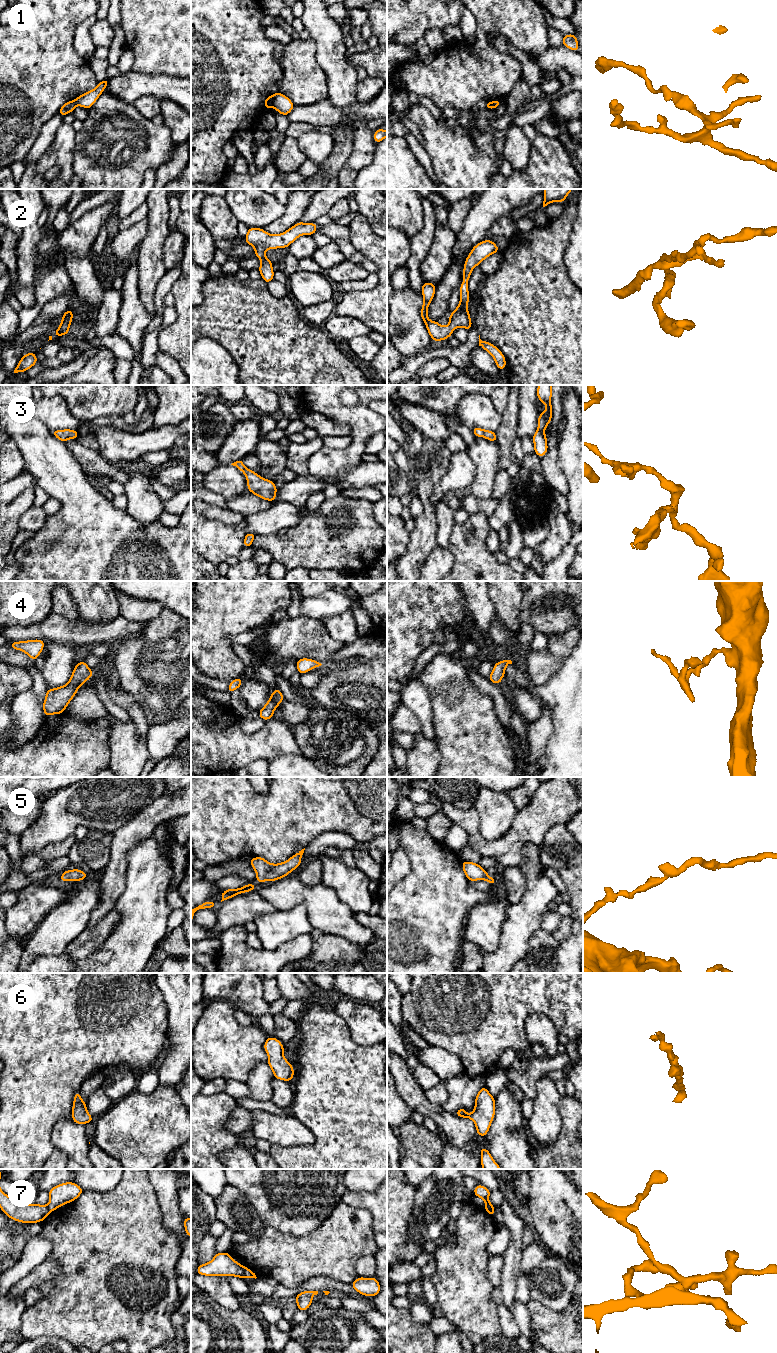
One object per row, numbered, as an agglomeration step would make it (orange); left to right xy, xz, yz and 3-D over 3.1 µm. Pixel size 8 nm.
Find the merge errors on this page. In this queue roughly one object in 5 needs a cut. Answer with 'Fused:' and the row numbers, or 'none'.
Fused: 1, 7

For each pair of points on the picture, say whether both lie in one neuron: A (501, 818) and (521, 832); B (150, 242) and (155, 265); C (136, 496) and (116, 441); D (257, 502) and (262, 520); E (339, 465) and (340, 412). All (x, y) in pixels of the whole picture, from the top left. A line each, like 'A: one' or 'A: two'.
A: two
B: one
C: two
D: two
E: one

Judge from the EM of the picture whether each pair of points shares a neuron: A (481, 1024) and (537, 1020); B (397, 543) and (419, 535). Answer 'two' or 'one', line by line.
A: two
B: two

